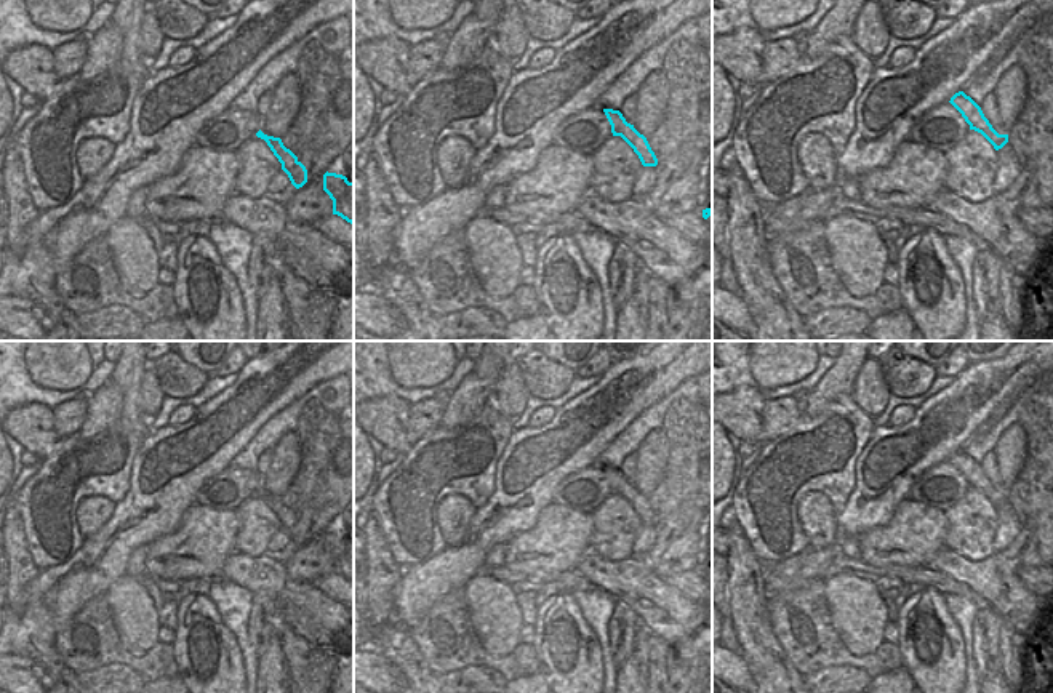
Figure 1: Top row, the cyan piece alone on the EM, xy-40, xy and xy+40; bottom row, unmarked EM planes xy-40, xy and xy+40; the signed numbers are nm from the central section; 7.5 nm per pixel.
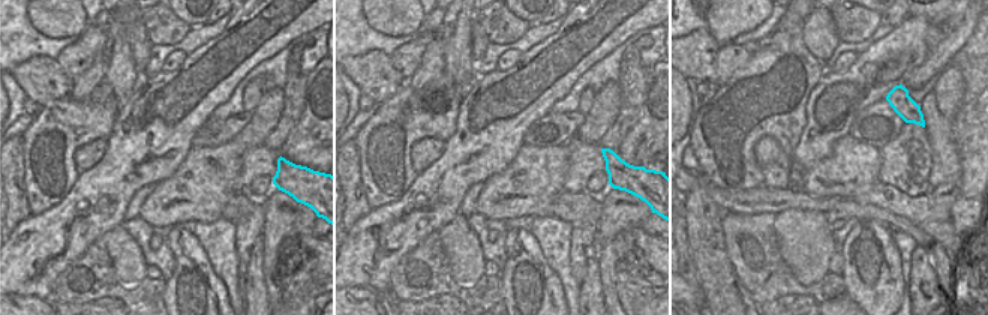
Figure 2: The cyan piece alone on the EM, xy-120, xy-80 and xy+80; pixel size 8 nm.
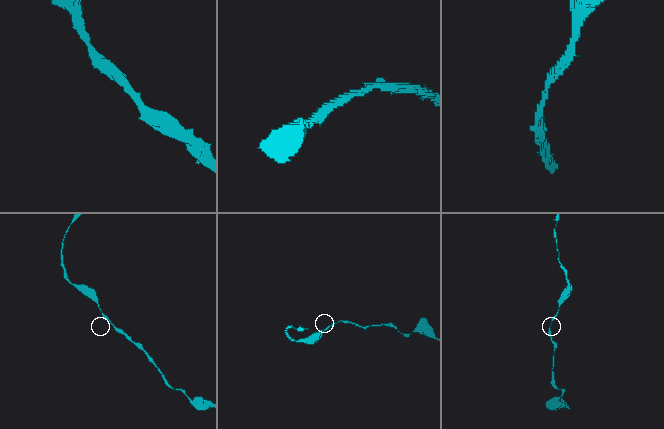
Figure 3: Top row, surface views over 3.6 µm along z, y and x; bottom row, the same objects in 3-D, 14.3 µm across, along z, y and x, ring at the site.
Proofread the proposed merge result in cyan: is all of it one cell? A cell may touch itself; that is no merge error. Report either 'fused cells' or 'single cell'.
single cell

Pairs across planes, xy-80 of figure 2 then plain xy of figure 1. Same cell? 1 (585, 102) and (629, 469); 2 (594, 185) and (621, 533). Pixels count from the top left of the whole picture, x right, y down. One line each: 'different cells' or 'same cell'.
1: same cell
2: different cells

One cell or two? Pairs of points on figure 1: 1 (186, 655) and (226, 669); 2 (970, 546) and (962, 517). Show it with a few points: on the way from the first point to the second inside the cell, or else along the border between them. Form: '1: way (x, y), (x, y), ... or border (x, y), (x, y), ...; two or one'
1: way (184, 628), (184, 621), (208, 615), (223, 642); one
2: way (970, 540), (968, 524); one

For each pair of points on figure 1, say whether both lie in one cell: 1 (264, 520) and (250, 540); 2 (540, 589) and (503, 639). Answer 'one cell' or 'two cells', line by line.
1: one cell
2: two cells

